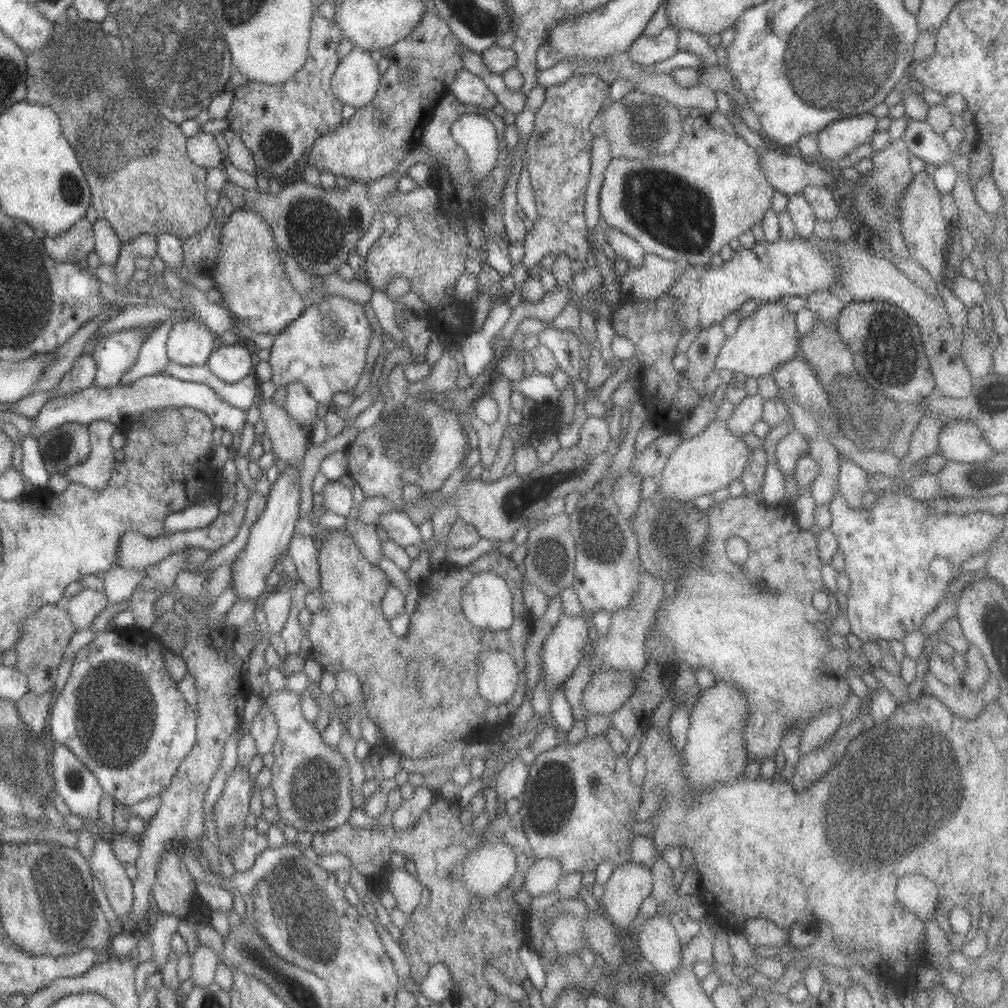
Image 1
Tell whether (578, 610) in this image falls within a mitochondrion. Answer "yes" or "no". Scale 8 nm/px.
no

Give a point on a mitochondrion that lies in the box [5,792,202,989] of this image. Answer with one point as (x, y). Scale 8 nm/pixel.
(67, 907)

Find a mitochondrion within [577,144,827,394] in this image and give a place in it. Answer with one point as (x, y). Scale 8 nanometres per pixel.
(683, 221)

